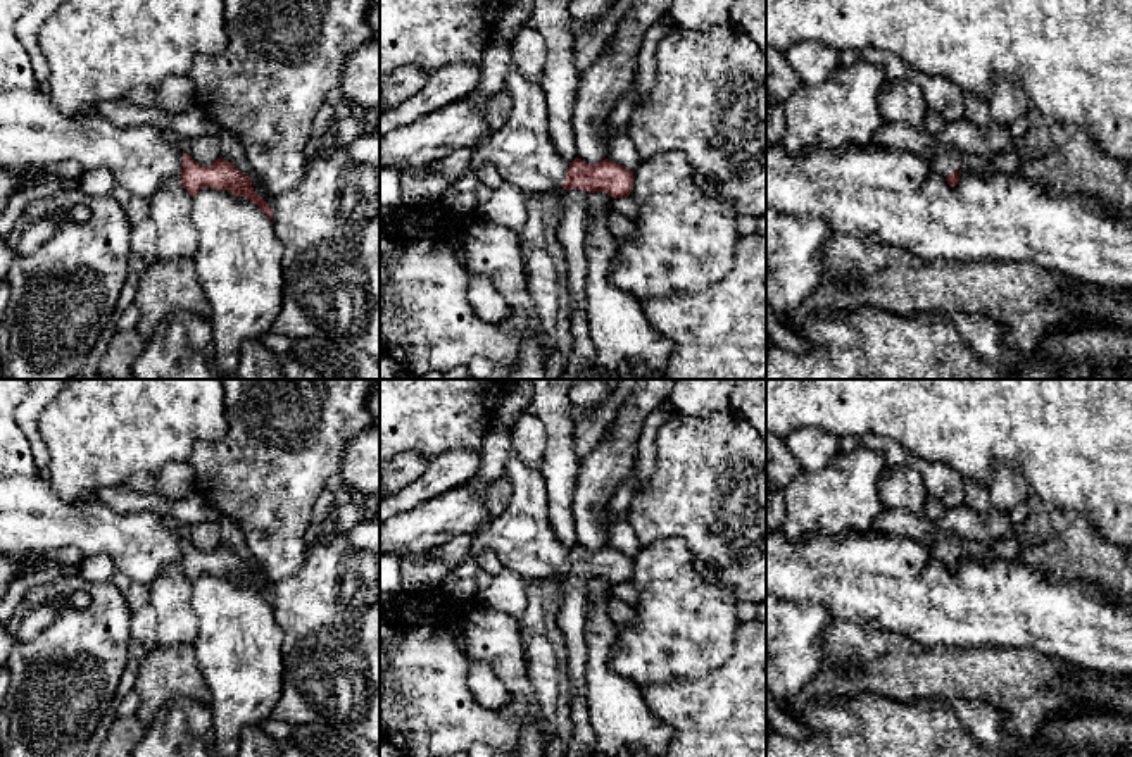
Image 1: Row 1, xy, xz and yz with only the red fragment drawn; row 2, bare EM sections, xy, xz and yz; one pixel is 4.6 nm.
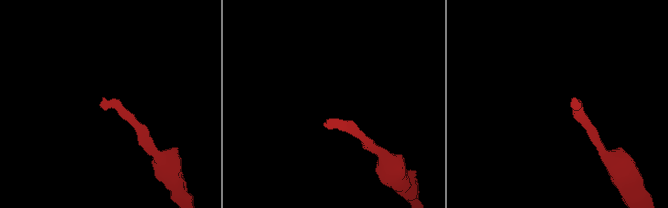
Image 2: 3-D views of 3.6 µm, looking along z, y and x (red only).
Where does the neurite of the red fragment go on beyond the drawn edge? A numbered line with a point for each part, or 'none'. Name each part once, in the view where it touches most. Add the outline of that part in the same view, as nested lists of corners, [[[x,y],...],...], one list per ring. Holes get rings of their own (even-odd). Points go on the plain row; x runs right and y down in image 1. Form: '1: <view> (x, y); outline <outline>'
1: xz (521, 537); outline [[[513,448],[504,478],[513,485],[513,497],[499,517],[473,533],[469,555],[476,559],[492,550],[504,567],[525,579],[563,576],[569,550],[550,526],[544,476],[528,467]]]

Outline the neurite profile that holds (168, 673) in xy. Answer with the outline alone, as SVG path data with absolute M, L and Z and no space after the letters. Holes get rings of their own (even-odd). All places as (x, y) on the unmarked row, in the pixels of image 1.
M192 643L152 648L138 667L135 691L140 697L135 716L147 726L166 704L176 698L198 704L211 700Z

